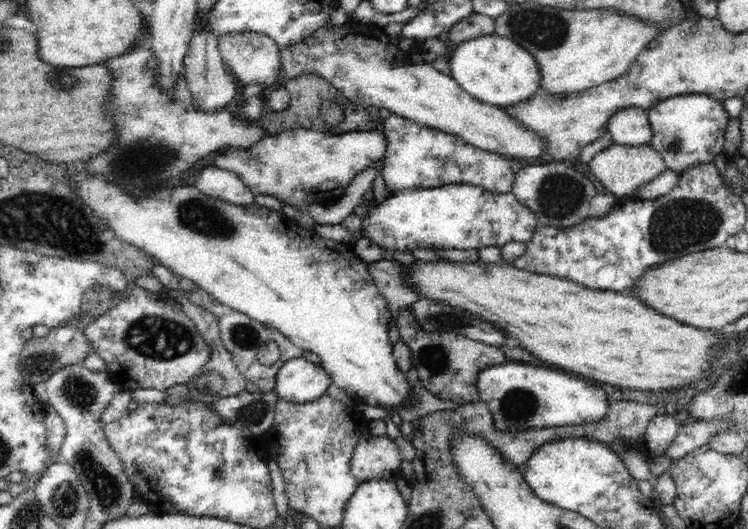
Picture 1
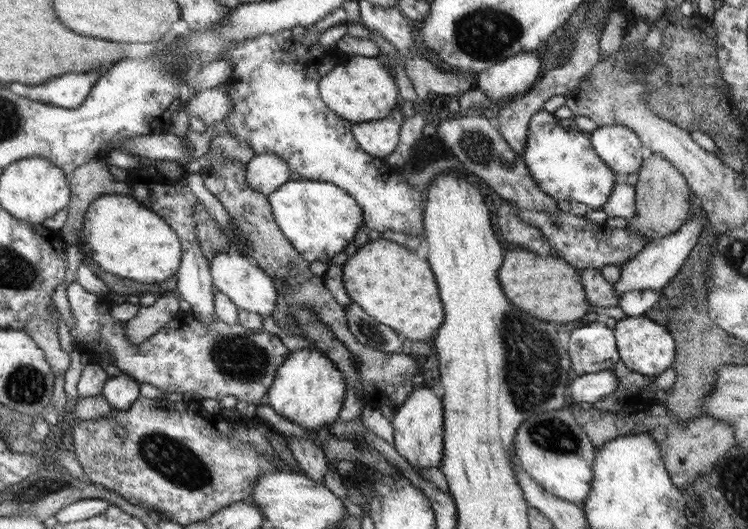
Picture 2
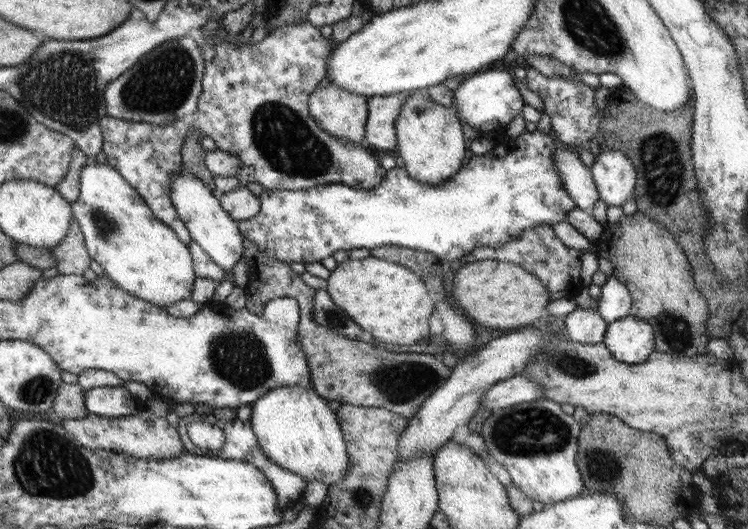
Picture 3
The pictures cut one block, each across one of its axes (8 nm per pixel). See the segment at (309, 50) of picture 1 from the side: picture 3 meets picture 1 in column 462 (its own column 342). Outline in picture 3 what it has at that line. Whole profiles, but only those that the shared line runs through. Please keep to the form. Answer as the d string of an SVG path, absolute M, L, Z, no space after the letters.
M333 84L317 87L310 96L310 117L328 135L364 143L369 118L367 95L350 93Z

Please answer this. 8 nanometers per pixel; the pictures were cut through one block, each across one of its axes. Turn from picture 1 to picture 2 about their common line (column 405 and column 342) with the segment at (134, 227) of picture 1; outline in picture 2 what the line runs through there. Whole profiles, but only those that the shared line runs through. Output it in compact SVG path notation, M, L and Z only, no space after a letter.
M302 348L290 353L286 362L278 368L273 386L268 392L268 402L274 410L292 422L296 422L310 434L316 435L325 424L332 425L338 418L346 396L344 374L338 370L321 349Z

